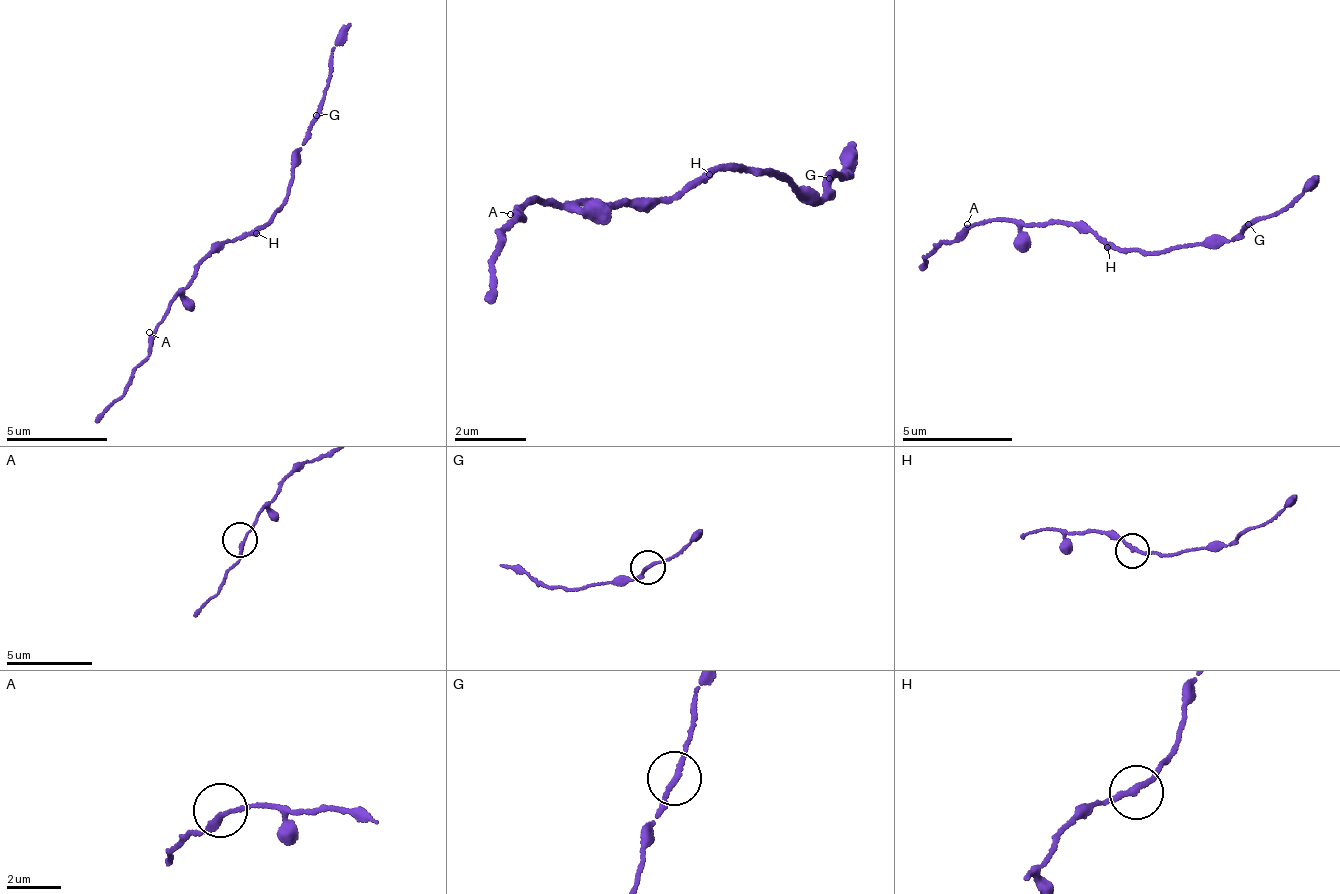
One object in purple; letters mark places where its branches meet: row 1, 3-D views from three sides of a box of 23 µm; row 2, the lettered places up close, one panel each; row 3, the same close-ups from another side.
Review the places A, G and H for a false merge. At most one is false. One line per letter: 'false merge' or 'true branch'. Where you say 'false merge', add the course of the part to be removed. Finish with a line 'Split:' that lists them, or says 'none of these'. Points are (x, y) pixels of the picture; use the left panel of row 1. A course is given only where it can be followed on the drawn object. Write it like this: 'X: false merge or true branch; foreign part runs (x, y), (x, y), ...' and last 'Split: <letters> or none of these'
A: true branch
G: true branch
H: true branch
Split: none of these

